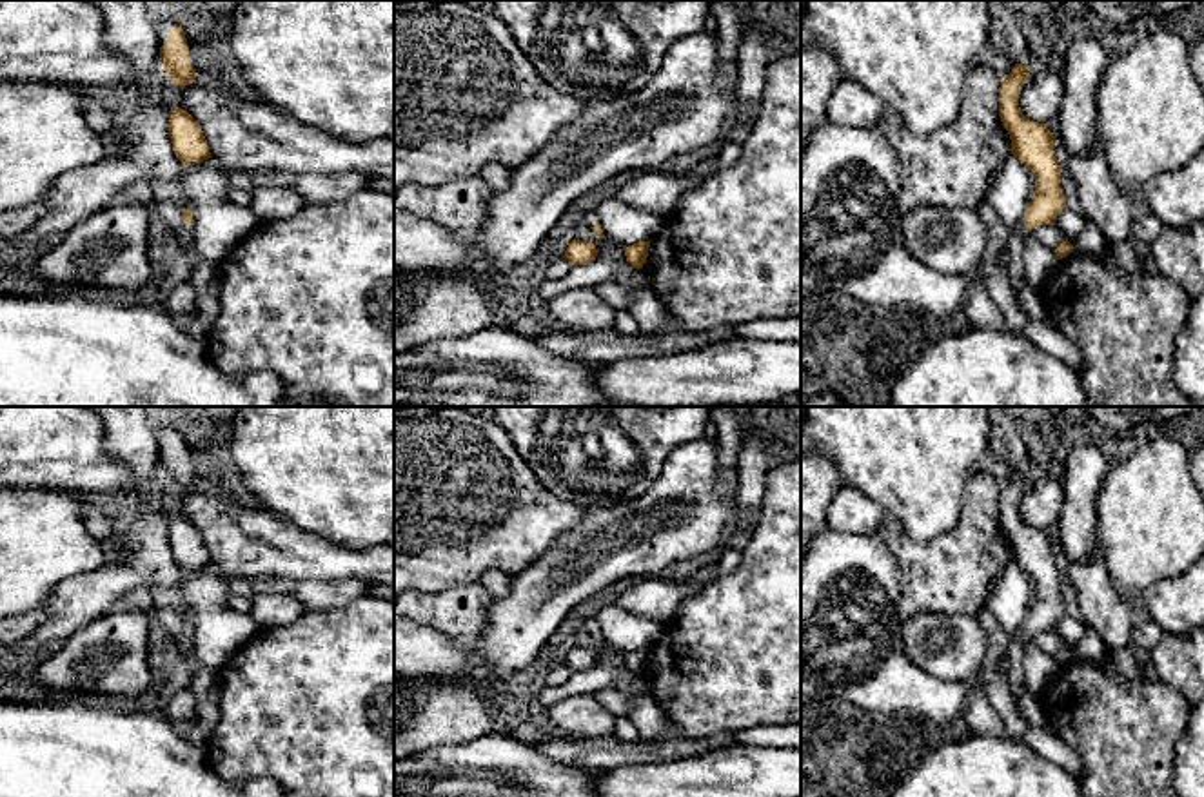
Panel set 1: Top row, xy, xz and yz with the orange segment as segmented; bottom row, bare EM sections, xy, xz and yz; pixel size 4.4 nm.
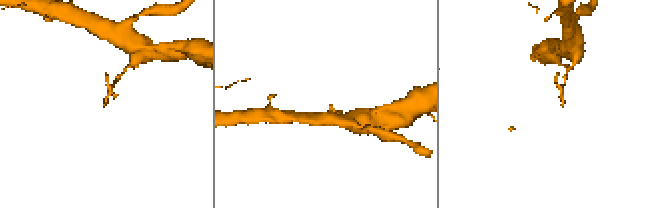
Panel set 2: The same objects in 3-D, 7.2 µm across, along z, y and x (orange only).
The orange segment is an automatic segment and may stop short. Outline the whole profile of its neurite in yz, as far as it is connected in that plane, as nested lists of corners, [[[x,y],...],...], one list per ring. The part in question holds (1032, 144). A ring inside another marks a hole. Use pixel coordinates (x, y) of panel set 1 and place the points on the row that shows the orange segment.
[[[1015,64],[999,87],[999,116],[1010,134],[1012,154],[1035,174],[1035,192],[1024,212],[1024,221],[1017,225],[1006,241],[1006,263],[1001,267],[1013,289],[1030,285],[1024,272],[1028,232],[1039,225],[1053,225],[1066,207],[1053,134],[1046,123],[1026,118],[1019,107],[1019,93],[1030,73],[1026,65]]]

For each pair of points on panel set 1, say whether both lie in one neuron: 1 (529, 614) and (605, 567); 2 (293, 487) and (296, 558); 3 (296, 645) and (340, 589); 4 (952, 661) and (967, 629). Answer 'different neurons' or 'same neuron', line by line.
1: same neuron
2: different neurons
3: different neurons
4: same neuron

